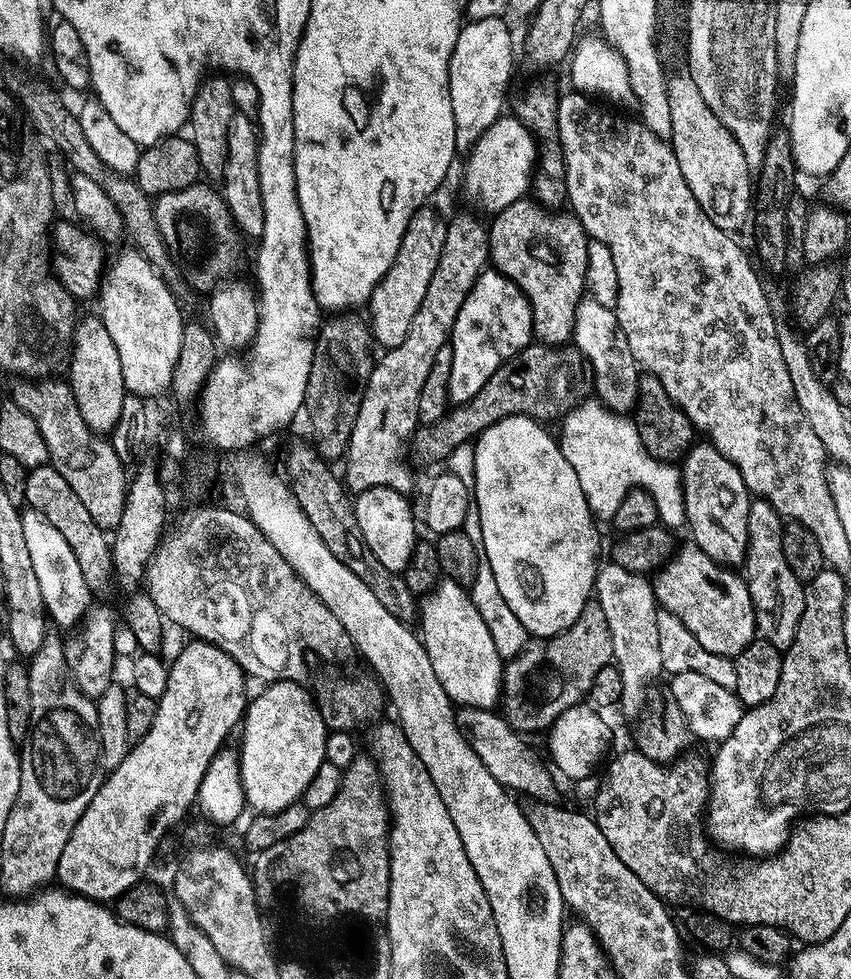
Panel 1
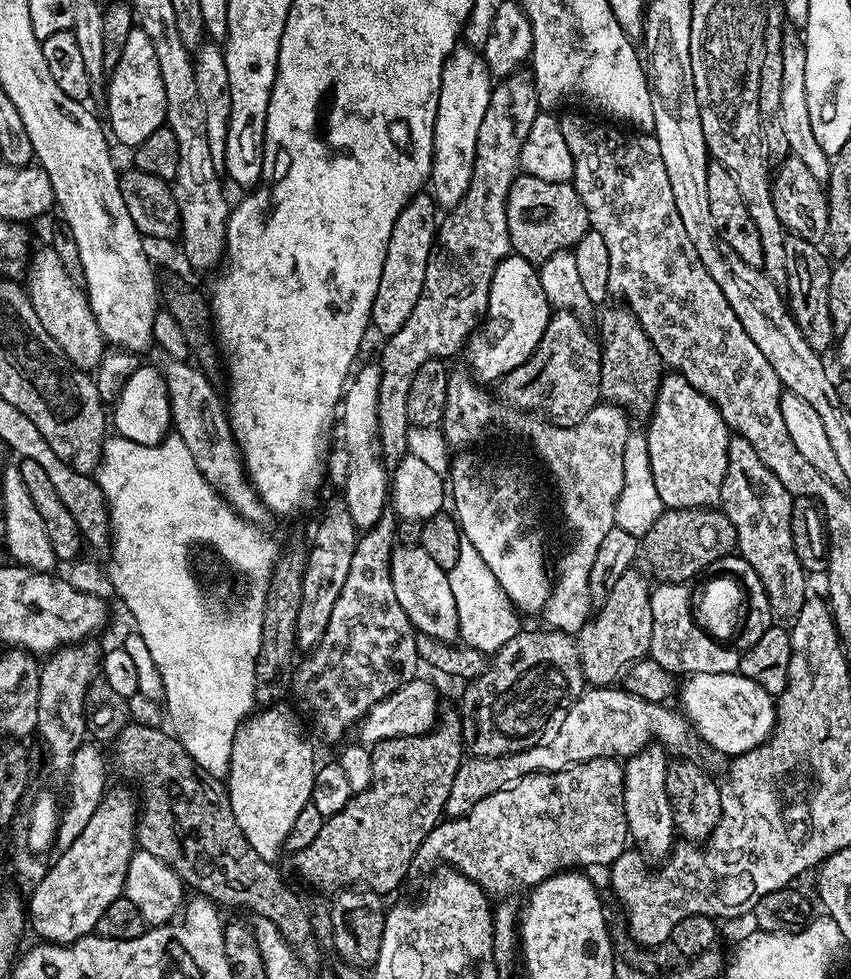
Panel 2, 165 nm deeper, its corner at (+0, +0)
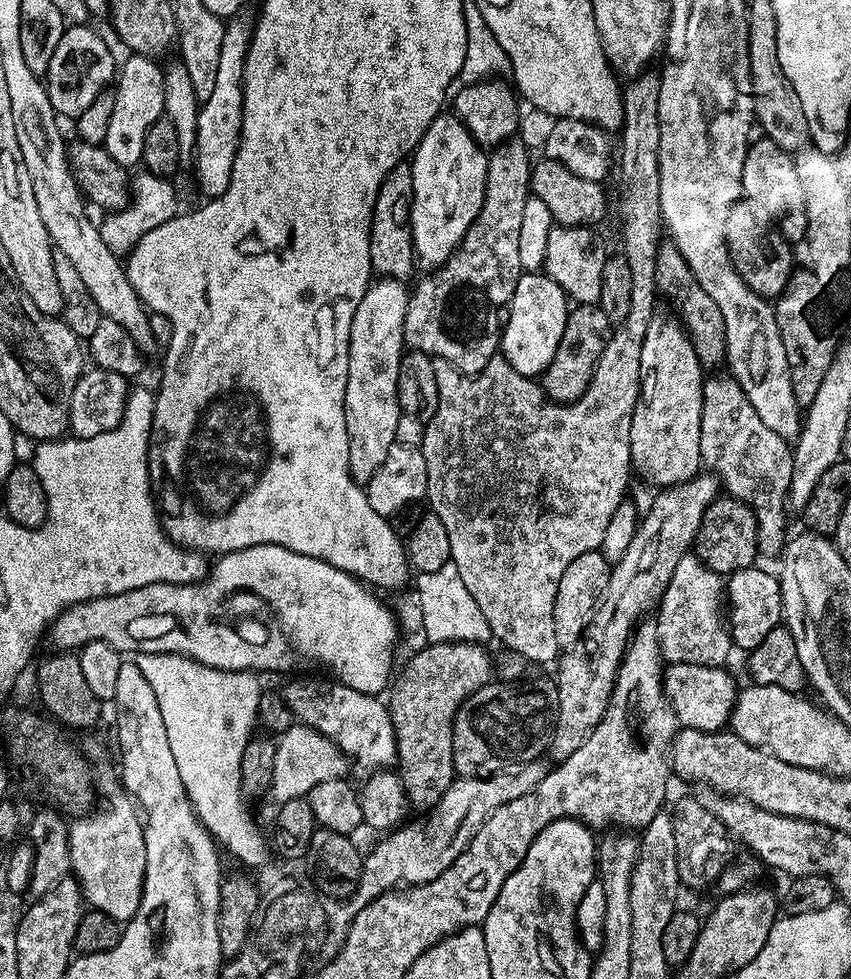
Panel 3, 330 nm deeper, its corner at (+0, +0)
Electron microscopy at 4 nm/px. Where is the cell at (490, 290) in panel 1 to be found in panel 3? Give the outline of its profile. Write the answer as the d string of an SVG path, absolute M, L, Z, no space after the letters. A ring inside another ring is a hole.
M528 270L520 275L516 279L516 288L512 292L510 303L507 305L506 319L503 321L500 333L499 351L506 358L506 362L510 362L510 366L514 366L514 370L518 370L518 374L533 378L539 377L552 361L558 348L558 342L562 340L569 311L569 297L564 295L558 282L554 282L550 277L536 270Z

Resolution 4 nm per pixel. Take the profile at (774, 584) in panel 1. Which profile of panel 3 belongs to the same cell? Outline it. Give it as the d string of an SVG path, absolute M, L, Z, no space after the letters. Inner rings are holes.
M709 375L704 382L700 458L703 467L720 481L721 489L754 512L759 547L780 550L786 543L784 512L792 477L794 448L789 441L774 434L762 418L758 418L740 383L724 376Z

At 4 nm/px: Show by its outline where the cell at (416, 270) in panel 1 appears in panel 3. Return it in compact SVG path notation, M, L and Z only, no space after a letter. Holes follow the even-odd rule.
M401 162L393 166L380 183L378 198L372 207L370 226L370 262L377 277L390 280L407 281L412 268L417 267L416 251L412 249L412 191L414 174L412 165Z

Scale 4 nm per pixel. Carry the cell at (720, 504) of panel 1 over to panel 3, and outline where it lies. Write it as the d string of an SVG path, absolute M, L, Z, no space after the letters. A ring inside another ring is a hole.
M657 311L650 318L650 326L646 326L640 363L640 397L630 422L630 450L635 471L656 484L657 489L686 482L702 468L700 423L706 372L683 323L672 316Z

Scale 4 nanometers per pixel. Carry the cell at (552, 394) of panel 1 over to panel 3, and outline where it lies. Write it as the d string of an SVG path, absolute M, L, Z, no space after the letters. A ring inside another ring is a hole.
M576 304L568 313L566 328L562 340L552 361L539 377L538 383L544 393L560 404L569 404L588 389L594 370L598 366L598 358L606 346L610 335L610 322L599 304Z

